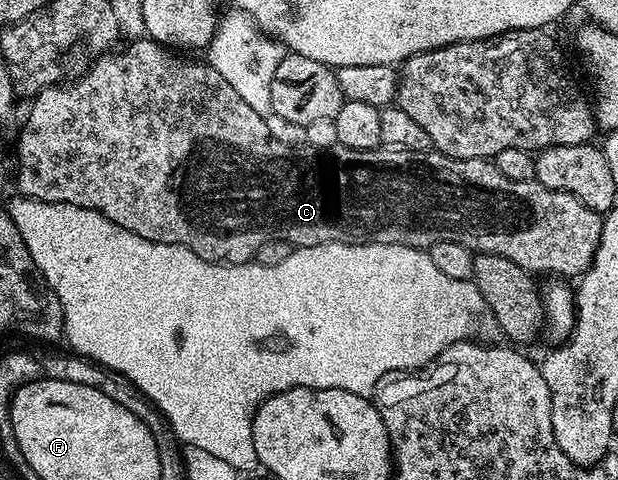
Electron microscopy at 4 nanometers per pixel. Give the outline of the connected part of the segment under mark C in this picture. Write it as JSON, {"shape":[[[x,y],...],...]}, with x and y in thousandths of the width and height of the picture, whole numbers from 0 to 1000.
{"shape":[[[239,75],[227,77],[197,104],[183,100],[149,123],[136,152],[118,167],[126,171],[113,169],[105,177],[81,175],[57,198],[52,206],[53,223],[47,229],[47,248],[42,250],[40,265],[34,271],[34,290],[28,296],[26,402],[32,410],[147,433],[173,450],[173,458],[193,467],[193,475],[206,475],[206,483],[231,492],[231,500],[251,500],[264,508],[288,504],[293,513],[309,517],[309,525],[316,525],[316,533],[328,542],[367,554],[385,554],[390,546],[405,544],[414,531],[416,519],[434,504],[466,504],[474,517],[515,513],[531,504],[605,504],[693,517],[706,504],[735,504],[749,508],[775,529],[814,533],[822,546],[840,550],[840,558],[856,565],[864,575],[895,571],[888,575],[906,575],[914,583],[927,577],[932,581],[945,571],[947,560],[960,546],[963,517],[972,490],[974,448],[950,433],[950,425],[930,417],[927,404],[879,392],[866,375],[820,375],[820,367],[807,358],[803,335],[788,329],[743,333],[725,329],[722,321],[709,321],[699,308],[684,315],[638,308],[570,313],[544,302],[537,313],[518,315],[511,323],[513,331],[498,329],[479,302],[466,304],[445,292],[445,283],[439,283],[439,267],[432,267],[429,240],[413,233],[406,217],[398,217],[393,200],[387,200],[387,192],[380,192],[380,183],[374,183],[374,175],[367,175],[367,167],[361,167],[361,158],[354,158],[354,150],[348,150],[348,142],[338,135],[337,127],[311,129],[306,123],[311,119],[294,117],[275,98],[261,96]]]}

